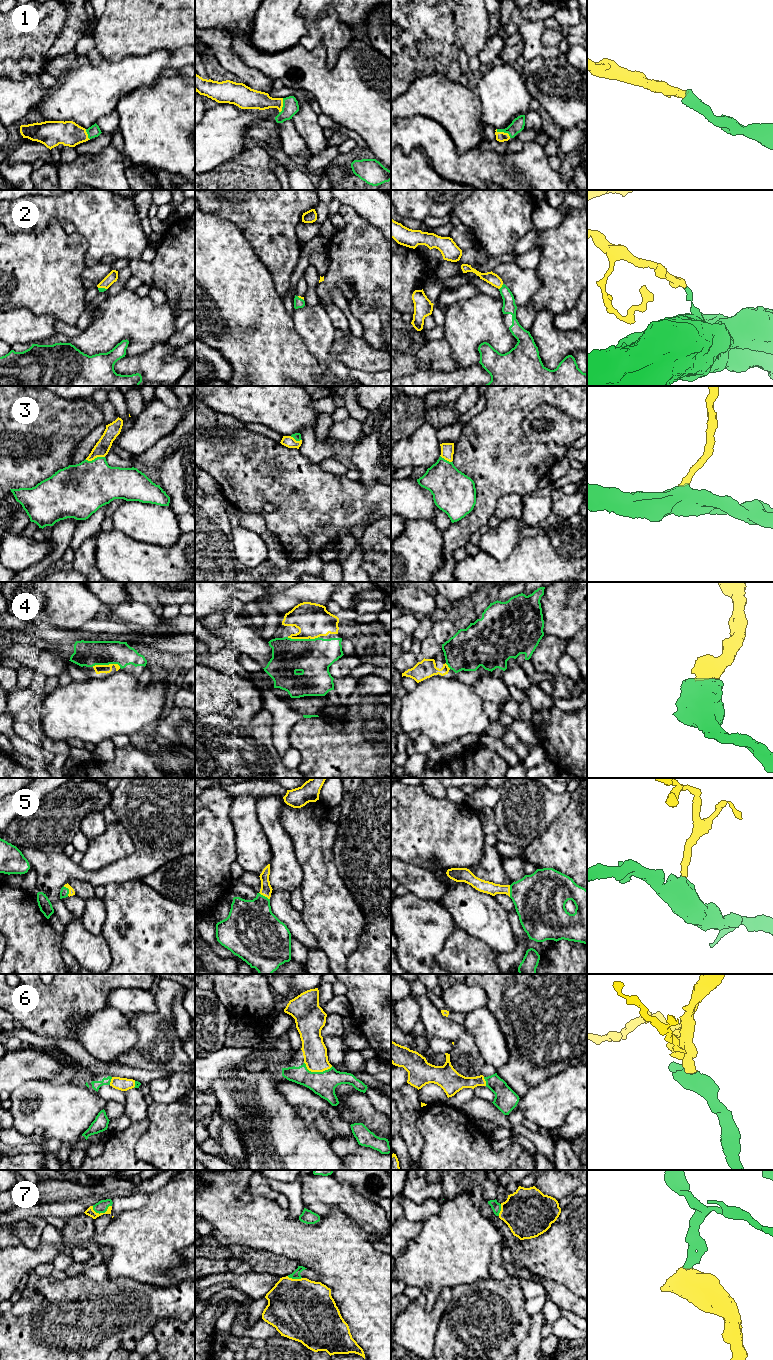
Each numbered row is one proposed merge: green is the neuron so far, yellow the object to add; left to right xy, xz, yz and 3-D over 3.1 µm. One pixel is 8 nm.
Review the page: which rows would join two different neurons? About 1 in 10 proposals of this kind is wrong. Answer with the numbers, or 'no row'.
no row

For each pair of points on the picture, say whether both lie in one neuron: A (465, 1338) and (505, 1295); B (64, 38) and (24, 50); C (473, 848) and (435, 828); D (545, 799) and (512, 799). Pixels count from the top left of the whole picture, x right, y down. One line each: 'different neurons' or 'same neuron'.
A: same neuron
B: different neurons
C: same neuron
D: same neuron

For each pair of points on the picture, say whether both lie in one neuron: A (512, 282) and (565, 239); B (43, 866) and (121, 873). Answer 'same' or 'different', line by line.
A: different
B: same

